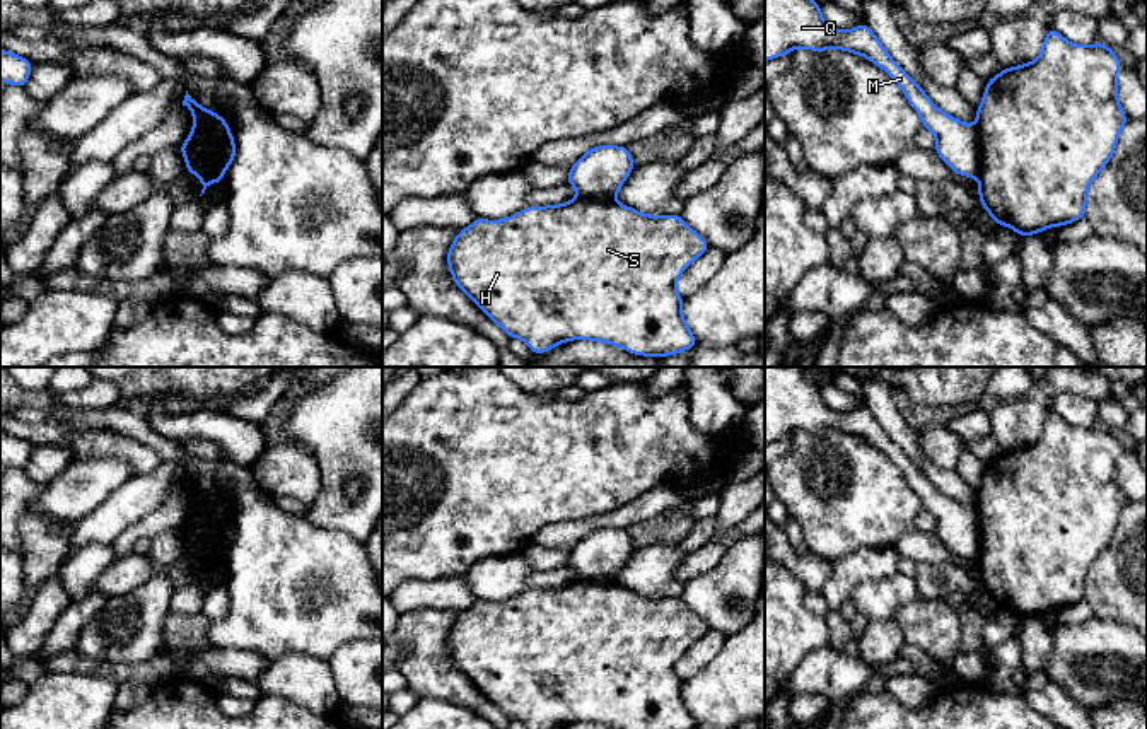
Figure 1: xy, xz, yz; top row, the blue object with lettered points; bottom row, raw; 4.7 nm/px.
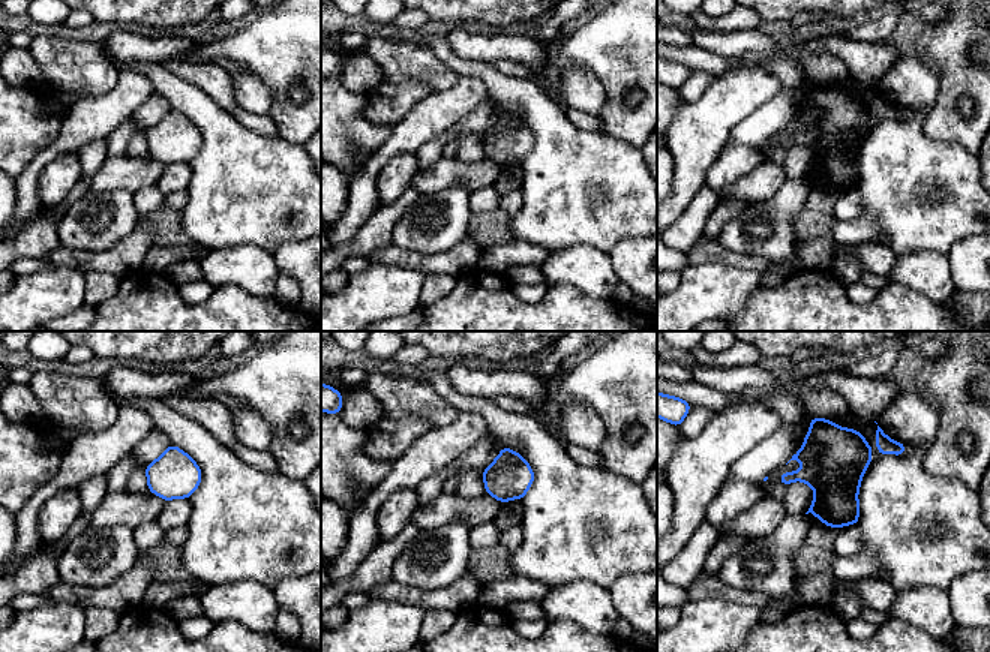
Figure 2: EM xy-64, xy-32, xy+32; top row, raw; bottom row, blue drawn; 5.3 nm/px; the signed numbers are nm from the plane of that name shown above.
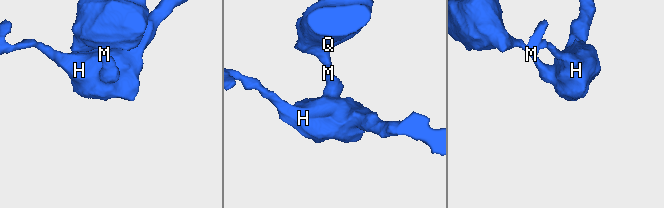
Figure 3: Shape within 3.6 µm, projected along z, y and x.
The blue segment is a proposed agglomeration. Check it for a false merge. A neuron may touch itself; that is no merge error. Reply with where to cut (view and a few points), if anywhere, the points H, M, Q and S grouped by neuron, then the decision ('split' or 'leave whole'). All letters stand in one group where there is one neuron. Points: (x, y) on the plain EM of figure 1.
cut yz (975, 507), (980, 535), (978, 559); groups H S / M Q; split

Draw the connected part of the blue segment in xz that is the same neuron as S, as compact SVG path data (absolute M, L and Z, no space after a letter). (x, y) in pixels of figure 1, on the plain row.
M577 579L563 587L531 587L502 603L478 599L457 615L447 647L454 666L510 720L521 720L527 729L556 729L570 722L614 729L695 729L676 662L707 632L710 627L681 598L647 598L616 582Z

